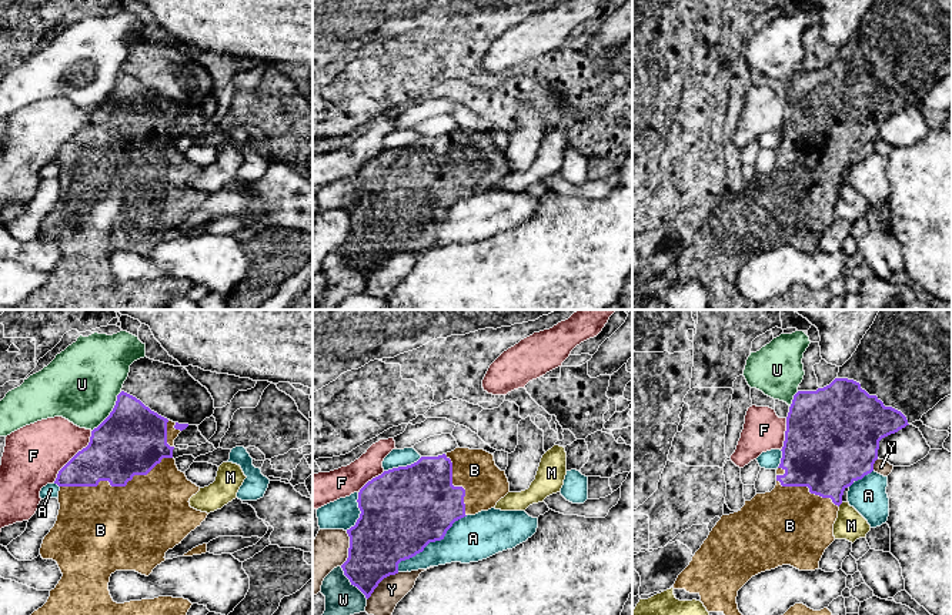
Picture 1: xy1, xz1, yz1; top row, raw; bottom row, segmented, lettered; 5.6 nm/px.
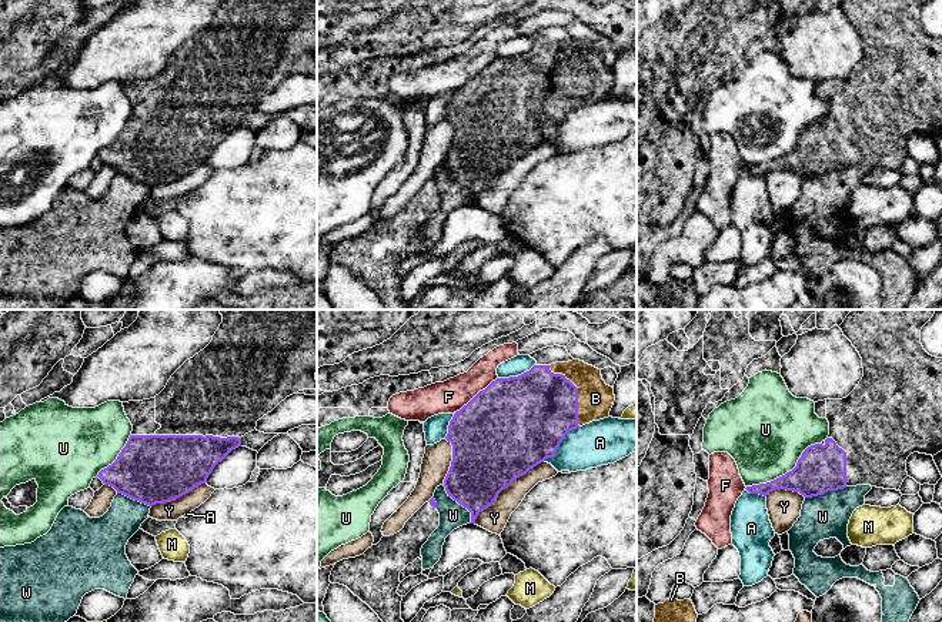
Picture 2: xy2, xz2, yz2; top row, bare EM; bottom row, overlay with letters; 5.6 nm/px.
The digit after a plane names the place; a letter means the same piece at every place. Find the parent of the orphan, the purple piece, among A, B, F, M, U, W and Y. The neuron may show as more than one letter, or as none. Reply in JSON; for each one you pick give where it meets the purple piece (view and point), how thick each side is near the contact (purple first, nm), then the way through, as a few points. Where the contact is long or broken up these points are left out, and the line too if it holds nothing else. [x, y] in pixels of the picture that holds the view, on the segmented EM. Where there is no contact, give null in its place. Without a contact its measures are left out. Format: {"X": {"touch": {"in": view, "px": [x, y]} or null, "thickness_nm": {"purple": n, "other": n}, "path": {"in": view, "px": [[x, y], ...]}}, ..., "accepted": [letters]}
{"B": {"touch": {"in": "xy1", "px": [116, 485]}, "thickness_nm": {"purple": 380, "other": 480}}, "accepted": ["B"]}

